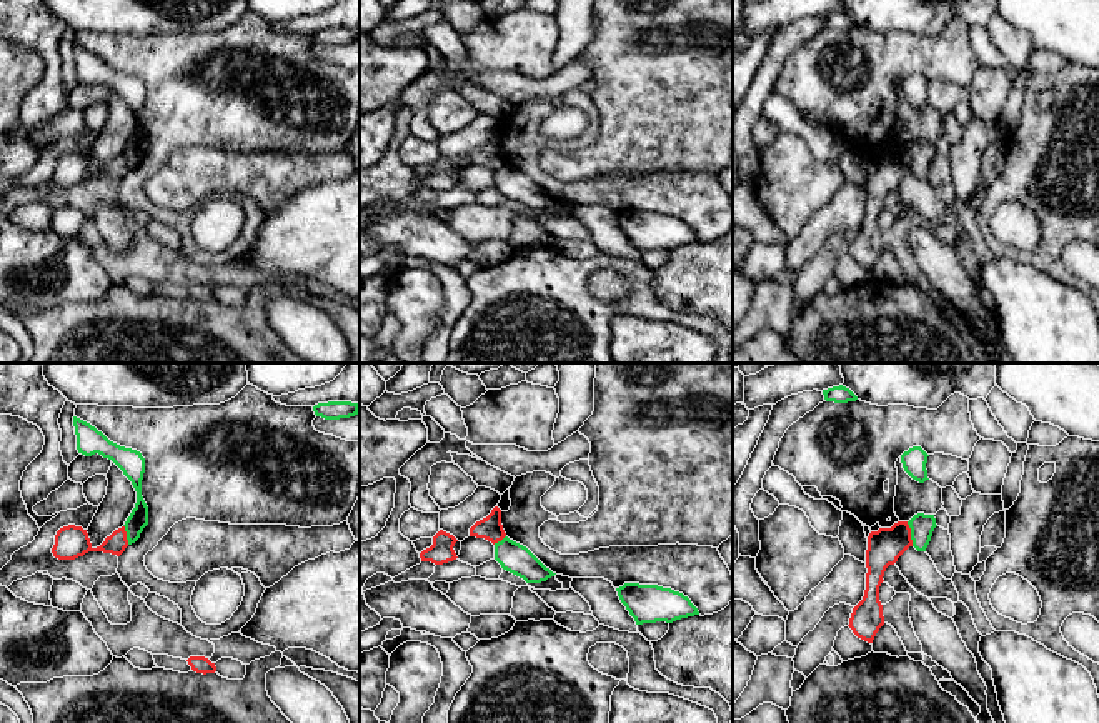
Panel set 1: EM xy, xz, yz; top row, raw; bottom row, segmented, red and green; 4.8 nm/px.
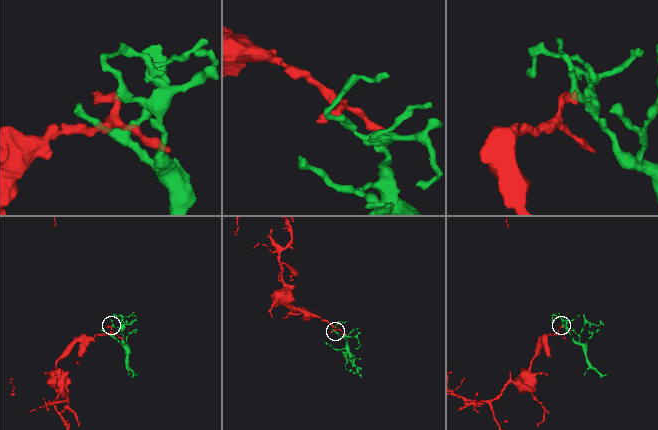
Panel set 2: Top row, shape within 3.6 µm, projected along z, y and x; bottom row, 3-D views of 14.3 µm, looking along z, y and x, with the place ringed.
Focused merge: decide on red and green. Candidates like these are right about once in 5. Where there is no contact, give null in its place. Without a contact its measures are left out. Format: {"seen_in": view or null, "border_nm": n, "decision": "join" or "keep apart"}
{"seen_in": "yz", "border_nm": 120, "decision": "keep apart"}

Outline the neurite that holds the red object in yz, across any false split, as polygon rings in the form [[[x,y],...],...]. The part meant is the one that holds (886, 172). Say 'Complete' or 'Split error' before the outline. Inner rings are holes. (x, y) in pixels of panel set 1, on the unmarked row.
Complete. [[[898,148],[891,155],[879,155],[868,163],[866,217],[863,227],[853,235],[848,252],[858,265],[868,270],[873,270],[876,260],[884,252],[883,232],[879,228],[884,198],[909,173],[913,173],[913,167],[908,148]]]

